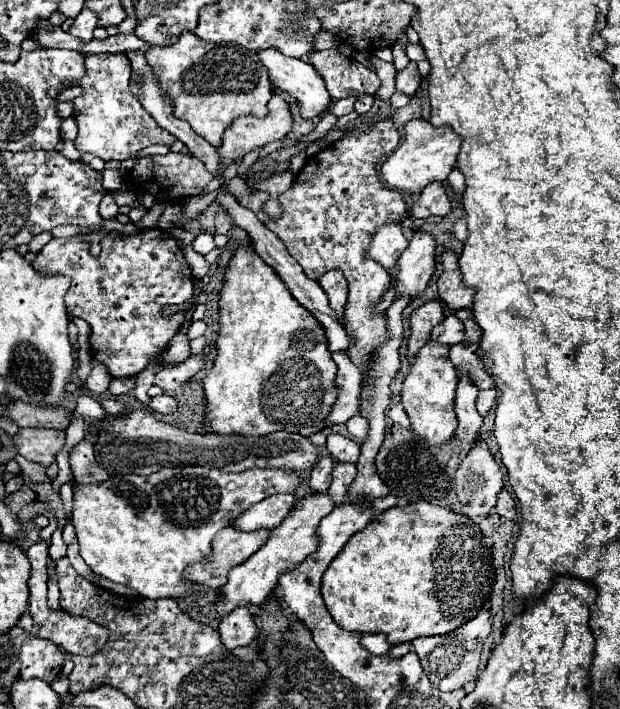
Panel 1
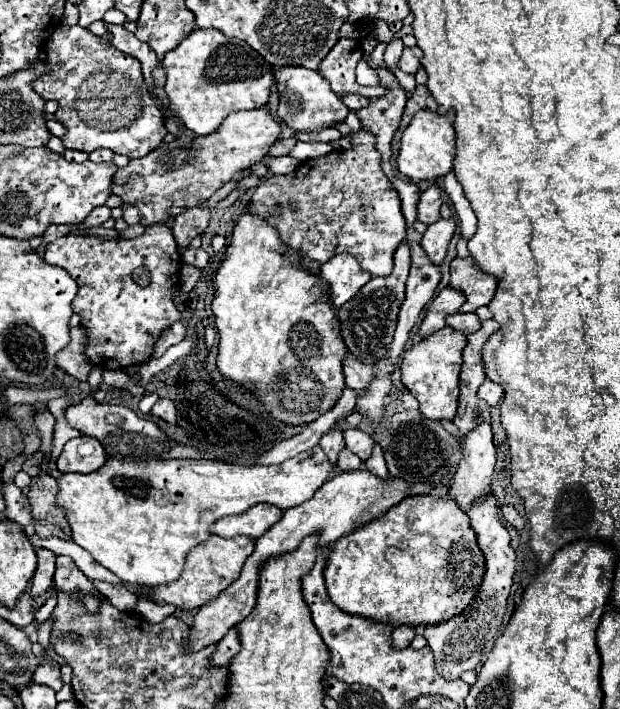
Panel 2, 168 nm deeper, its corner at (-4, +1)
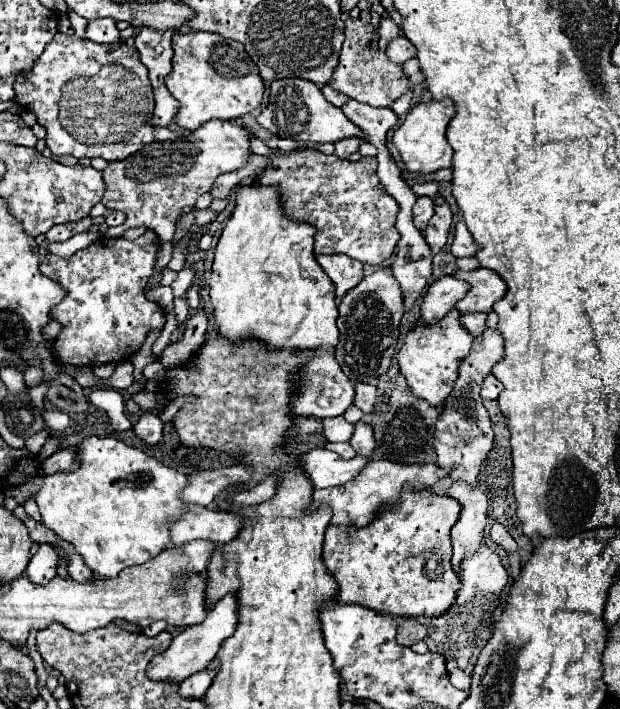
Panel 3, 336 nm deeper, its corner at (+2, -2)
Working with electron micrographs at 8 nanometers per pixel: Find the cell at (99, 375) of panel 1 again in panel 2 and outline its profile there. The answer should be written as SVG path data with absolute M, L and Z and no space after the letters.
M104 370L102 372L102 382L110 384L110 386L116 386L116 388L126 388L132 394L140 394L140 396L144 394L144 388L138 388L136 382L126 376L124 370Z

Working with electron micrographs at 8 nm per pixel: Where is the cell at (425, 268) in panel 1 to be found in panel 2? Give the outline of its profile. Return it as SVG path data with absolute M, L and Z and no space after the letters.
M440 218L440 220L436 220L434 224L430 224L430 226L426 228L426 232L422 234L420 246L422 246L422 250L426 252L426 256L428 256L436 266L442 264L454 230L456 230L454 218L450 218L450 220Z

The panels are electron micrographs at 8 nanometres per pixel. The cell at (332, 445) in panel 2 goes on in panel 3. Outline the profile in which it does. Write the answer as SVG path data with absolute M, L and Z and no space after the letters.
M342 415L340 417L328 417L324 423L324 435L328 441L350 441L354 425L348 423Z

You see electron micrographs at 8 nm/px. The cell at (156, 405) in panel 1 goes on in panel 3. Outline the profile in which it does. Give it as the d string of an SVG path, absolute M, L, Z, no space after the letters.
M144 413L140 417L140 421L134 425L134 433L144 445L156 445L162 439L162 421L160 421L160 417L156 417L152 413Z

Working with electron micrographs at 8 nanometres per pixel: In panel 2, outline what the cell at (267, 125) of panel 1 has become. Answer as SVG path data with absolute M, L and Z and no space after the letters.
M268 108L234 112L212 136L194 136L184 130L172 144L162 144L148 156L130 160L126 168L120 168L114 174L112 192L120 196L124 204L132 204L140 210L140 224L152 226L156 222L164 222L170 216L170 206L186 208L204 204L234 174L262 160L280 134L282 126Z

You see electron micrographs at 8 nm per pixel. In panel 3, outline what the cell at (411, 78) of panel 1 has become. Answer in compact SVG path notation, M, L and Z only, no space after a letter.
M398 35L396 39L392 39L392 43L388 43L386 53L394 63L404 63L404 61L416 57L416 47L404 35Z

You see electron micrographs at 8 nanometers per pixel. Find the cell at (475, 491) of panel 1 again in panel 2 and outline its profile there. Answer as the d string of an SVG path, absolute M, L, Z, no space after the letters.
M490 492L490 496L484 496L484 500L476 500L468 510L470 524L478 536L478 546L482 548L482 552L486 556L486 574L484 574L478 596L472 600L472 604L466 608L466 612L450 618L444 624L426 626L422 632L428 642L428 648L434 652L436 672L440 676L444 676L446 680L458 680L462 676L462 672L476 670L480 664L482 650L486 648L486 642L492 640L502 626L502 616L506 610L506 600L508 600L512 576L516 570L516 554L510 546L510 534L498 514L498 510L500 510L500 504L492 492Z

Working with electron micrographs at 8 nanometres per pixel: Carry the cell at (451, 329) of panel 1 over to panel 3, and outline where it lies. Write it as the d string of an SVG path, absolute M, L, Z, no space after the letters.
M466 313L462 315L462 323L474 337L482 335L486 329L486 313Z

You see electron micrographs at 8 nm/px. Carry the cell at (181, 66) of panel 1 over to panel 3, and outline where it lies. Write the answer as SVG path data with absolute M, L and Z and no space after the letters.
M190 31L172 37L172 73L166 77L168 91L180 101L176 125L184 131L194 131L210 119L236 119L262 103L264 83L256 63L238 41L226 41L222 35Z

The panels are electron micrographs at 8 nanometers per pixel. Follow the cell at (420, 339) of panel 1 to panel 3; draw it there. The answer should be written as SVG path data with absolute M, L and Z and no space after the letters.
M446 275L434 281L422 299L422 321L440 321L468 293L468 289L470 285L462 279L456 279L454 275Z

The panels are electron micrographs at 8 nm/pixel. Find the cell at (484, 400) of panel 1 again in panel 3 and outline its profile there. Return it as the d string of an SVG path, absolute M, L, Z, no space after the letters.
M488 375L482 383L482 399L498 399L502 391L502 385L498 383L498 379L494 375Z

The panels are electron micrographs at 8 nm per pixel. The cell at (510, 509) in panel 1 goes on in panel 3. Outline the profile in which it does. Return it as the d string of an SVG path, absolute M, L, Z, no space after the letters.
M494 523L494 525L492 525L492 529L490 529L490 539L492 539L496 545L500 545L502 549L506 549L508 553L514 553L514 551L518 549L518 545L516 545L516 541L510 537L508 529L506 529L504 525L500 525L500 523Z

